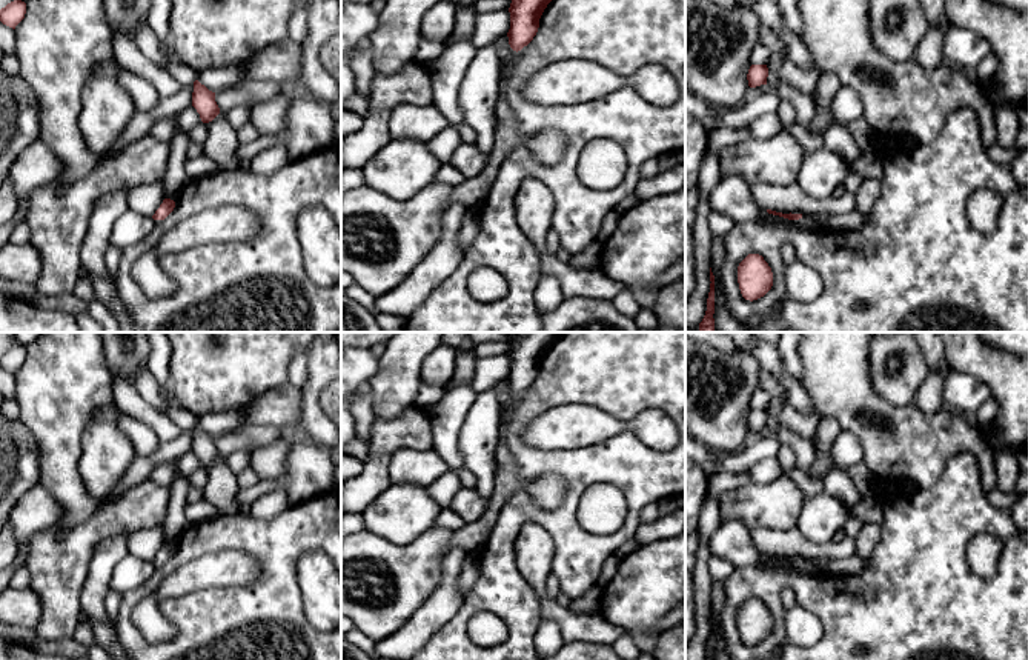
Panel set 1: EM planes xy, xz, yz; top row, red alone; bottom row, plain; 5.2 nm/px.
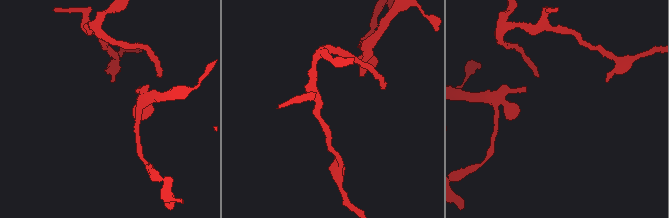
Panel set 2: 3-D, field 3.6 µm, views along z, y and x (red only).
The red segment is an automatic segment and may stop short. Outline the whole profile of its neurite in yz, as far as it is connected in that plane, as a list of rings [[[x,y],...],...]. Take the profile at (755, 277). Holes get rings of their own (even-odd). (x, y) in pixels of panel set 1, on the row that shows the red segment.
[[[748,254],[738,266],[738,283],[745,300],[764,297],[773,286],[773,272],[759,254]]]

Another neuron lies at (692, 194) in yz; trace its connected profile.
[[[698,185],[685,192],[685,226],[688,228],[691,228],[696,220],[698,197]]]

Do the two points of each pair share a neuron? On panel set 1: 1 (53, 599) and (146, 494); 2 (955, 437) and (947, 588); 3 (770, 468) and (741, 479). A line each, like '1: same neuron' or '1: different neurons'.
1: same neuron
2: different neurons
3: same neuron

